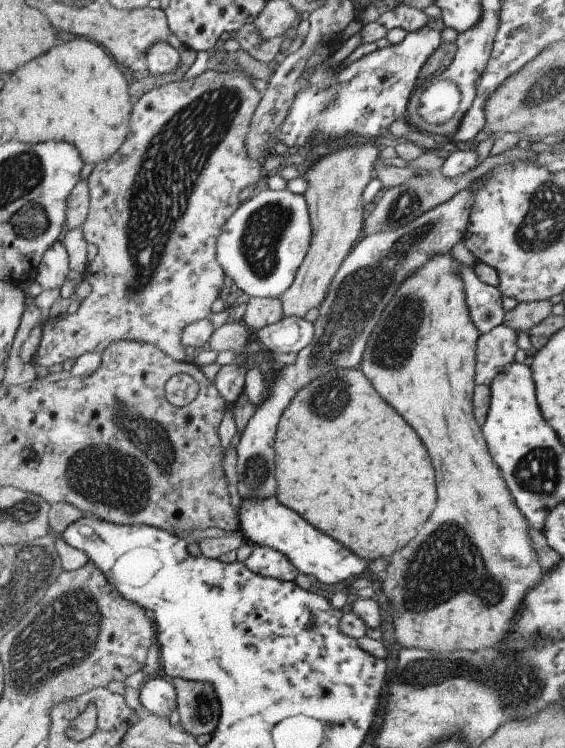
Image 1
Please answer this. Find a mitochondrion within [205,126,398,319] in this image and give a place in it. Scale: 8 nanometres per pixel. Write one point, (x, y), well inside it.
(261, 237)

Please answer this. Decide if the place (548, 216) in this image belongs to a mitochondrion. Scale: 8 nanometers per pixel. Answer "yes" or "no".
yes

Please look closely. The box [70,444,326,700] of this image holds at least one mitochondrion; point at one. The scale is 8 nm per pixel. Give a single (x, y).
(256, 471)

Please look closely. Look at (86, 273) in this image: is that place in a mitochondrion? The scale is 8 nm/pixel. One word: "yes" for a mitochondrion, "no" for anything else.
no

